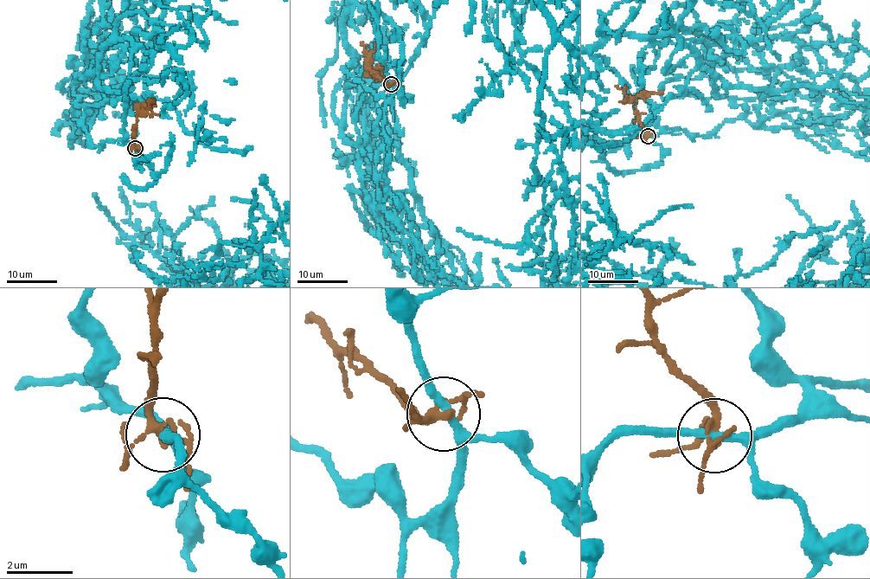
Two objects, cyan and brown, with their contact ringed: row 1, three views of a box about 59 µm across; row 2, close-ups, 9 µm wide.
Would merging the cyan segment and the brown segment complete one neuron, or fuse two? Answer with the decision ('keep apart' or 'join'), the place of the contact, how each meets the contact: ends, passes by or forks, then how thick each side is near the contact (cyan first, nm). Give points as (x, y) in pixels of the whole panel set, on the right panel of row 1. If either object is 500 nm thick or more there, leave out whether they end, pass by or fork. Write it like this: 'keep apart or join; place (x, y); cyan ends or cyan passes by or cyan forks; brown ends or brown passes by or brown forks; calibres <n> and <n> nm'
keep apart; place (648, 136); cyan passes by; brown forks; calibres 240 and 190 nm

